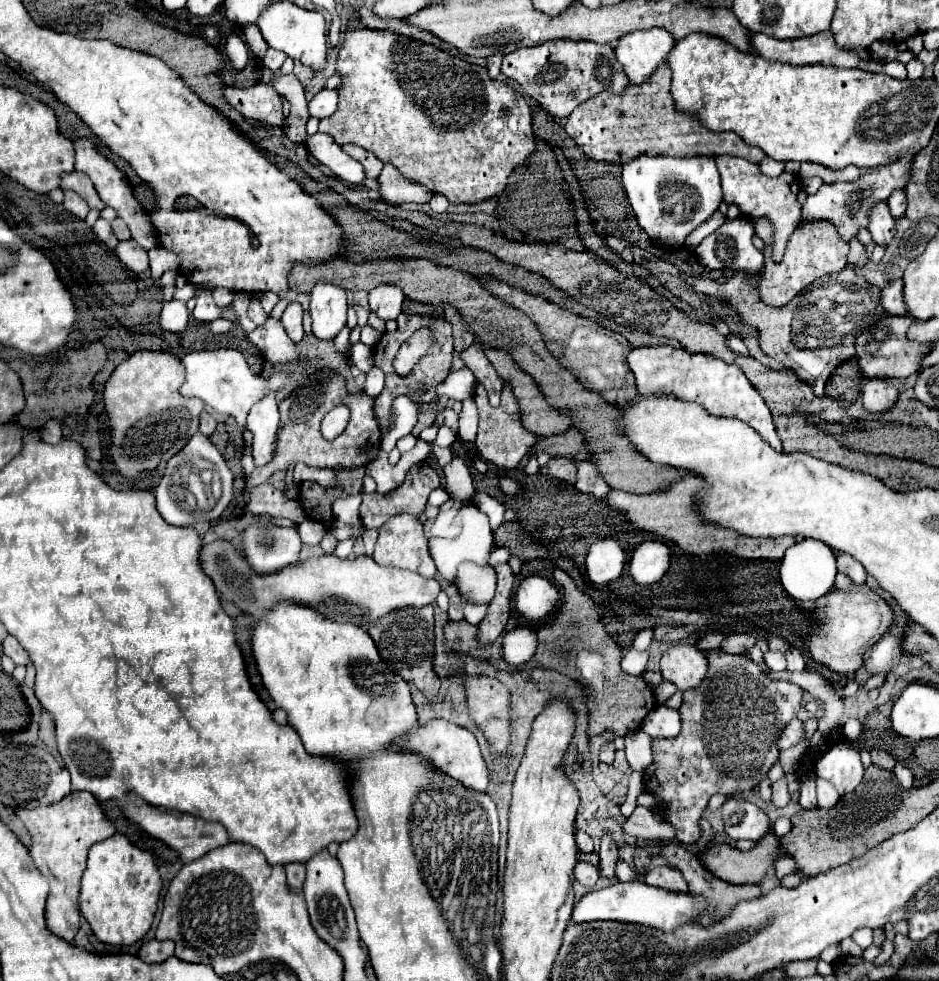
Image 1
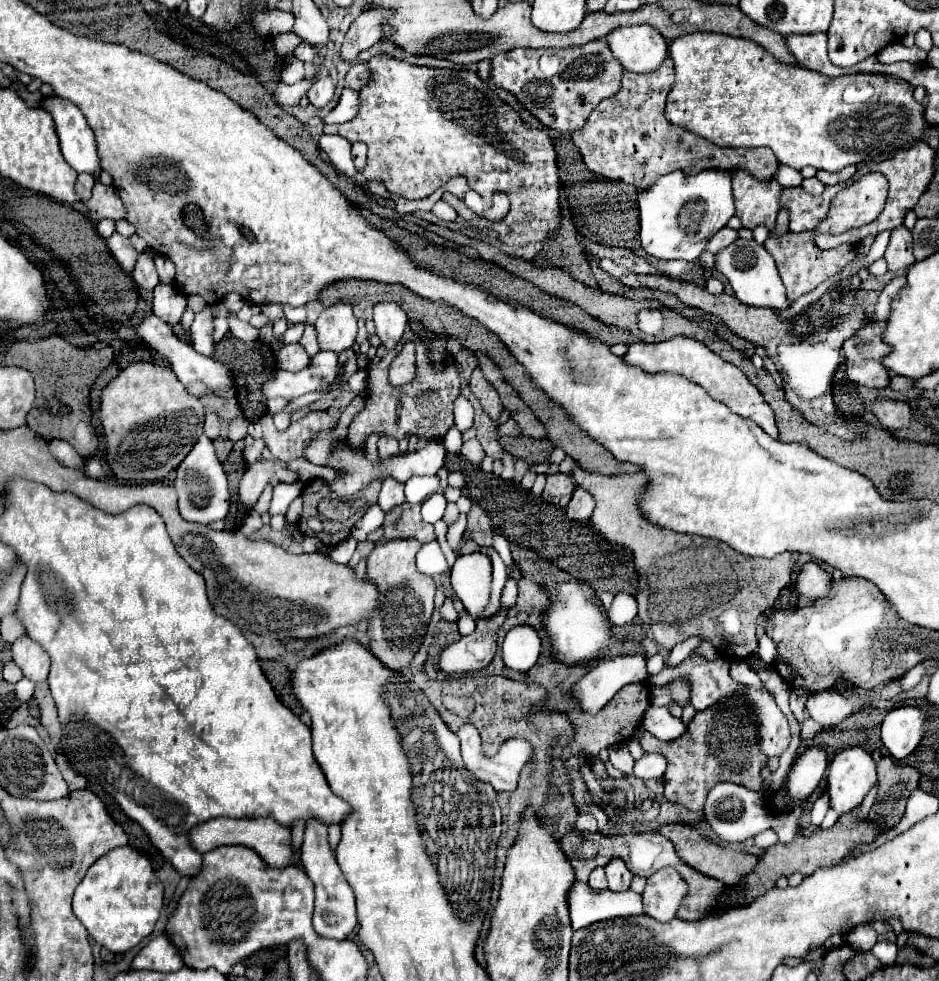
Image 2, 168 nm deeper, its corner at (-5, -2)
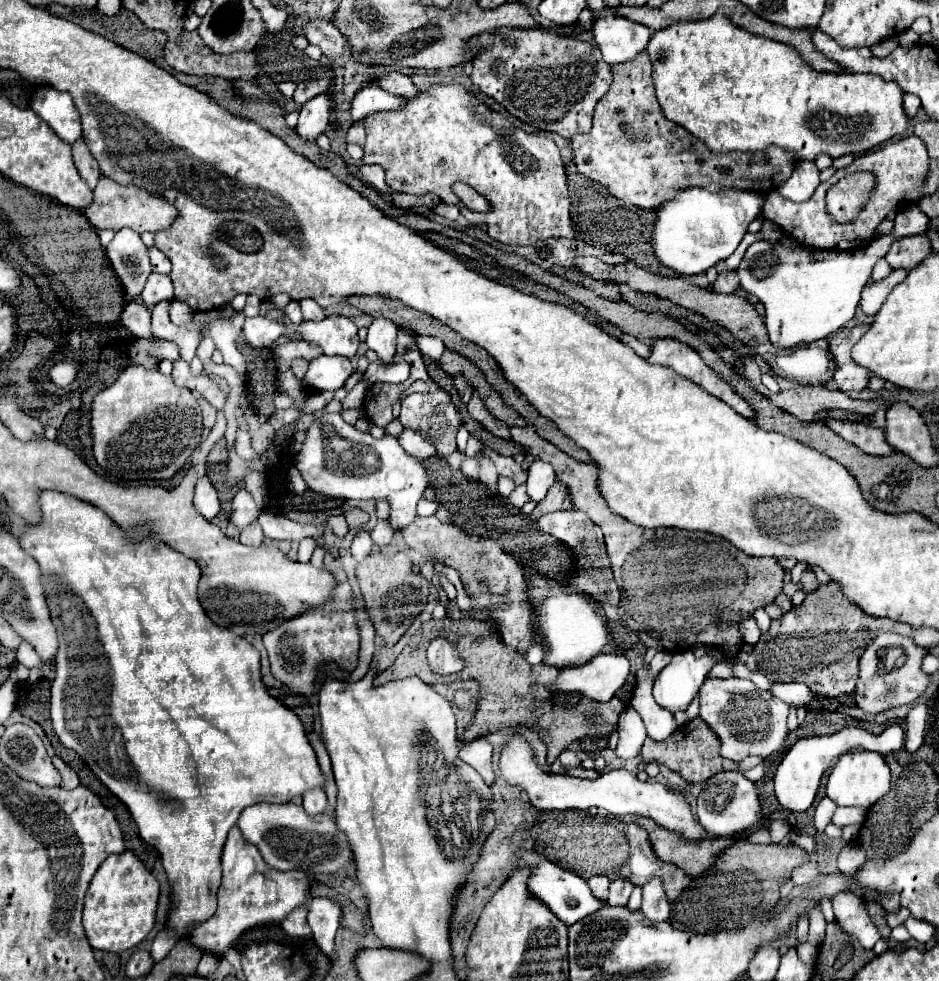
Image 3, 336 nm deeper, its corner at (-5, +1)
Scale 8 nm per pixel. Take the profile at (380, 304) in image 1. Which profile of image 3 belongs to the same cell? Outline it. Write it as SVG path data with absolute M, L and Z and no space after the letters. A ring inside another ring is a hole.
M378 316L372 320L368 328L366 346L376 350L378 358L388 364L392 362L396 352L396 334L398 334L398 326L392 324L392 320L382 320L382 316Z

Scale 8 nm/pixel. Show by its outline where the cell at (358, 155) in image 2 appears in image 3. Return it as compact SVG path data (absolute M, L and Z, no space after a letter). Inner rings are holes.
M360 120L354 122L354 126L350 126L350 130L348 130L348 134L346 134L346 142L348 142L348 144L358 144L358 146L364 148L364 144L366 144L366 133Z

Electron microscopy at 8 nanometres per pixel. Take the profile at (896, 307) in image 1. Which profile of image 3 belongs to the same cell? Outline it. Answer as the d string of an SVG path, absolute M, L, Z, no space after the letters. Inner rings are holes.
M892 270L890 276L886 276L884 280L880 282L874 282L874 284L868 284L864 290L862 290L862 300L860 300L860 306L866 314L876 314L884 300L888 298L888 294L892 292L892 288L896 284L900 284L904 278L906 278L906 270Z

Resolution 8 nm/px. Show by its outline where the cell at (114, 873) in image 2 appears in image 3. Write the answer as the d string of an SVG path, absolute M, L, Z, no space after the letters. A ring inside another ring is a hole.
M126 850L122 854L108 856L108 860L100 864L84 900L82 924L90 946L106 952L122 952L134 948L150 934L156 920L158 882L142 860L134 852Z

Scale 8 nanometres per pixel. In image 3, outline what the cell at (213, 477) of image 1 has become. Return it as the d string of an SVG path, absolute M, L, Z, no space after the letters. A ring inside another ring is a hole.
M200 476L194 488L194 508L206 518L212 520L220 512L220 496L208 476Z

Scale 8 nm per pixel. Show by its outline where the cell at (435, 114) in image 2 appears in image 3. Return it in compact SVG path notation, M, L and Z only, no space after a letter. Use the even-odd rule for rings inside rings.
M432 84L428 90L418 92L414 98L406 98L404 106L396 111L380 111L364 118L366 128L366 148L362 164L380 164L386 170L386 182L394 192L406 194L428 194L436 192L444 204L460 204L462 214L474 224L486 224L492 230L492 238L510 246L530 246L538 240L550 236L572 238L570 222L570 196L566 188L564 164L560 150L550 138L538 138L536 134L526 134L506 122L504 116L490 110L482 100L470 94L462 84ZM506 176L508 188L504 196L488 186L490 178ZM452 182L466 182L492 204L490 214L474 214L462 206L462 202L450 190Z

